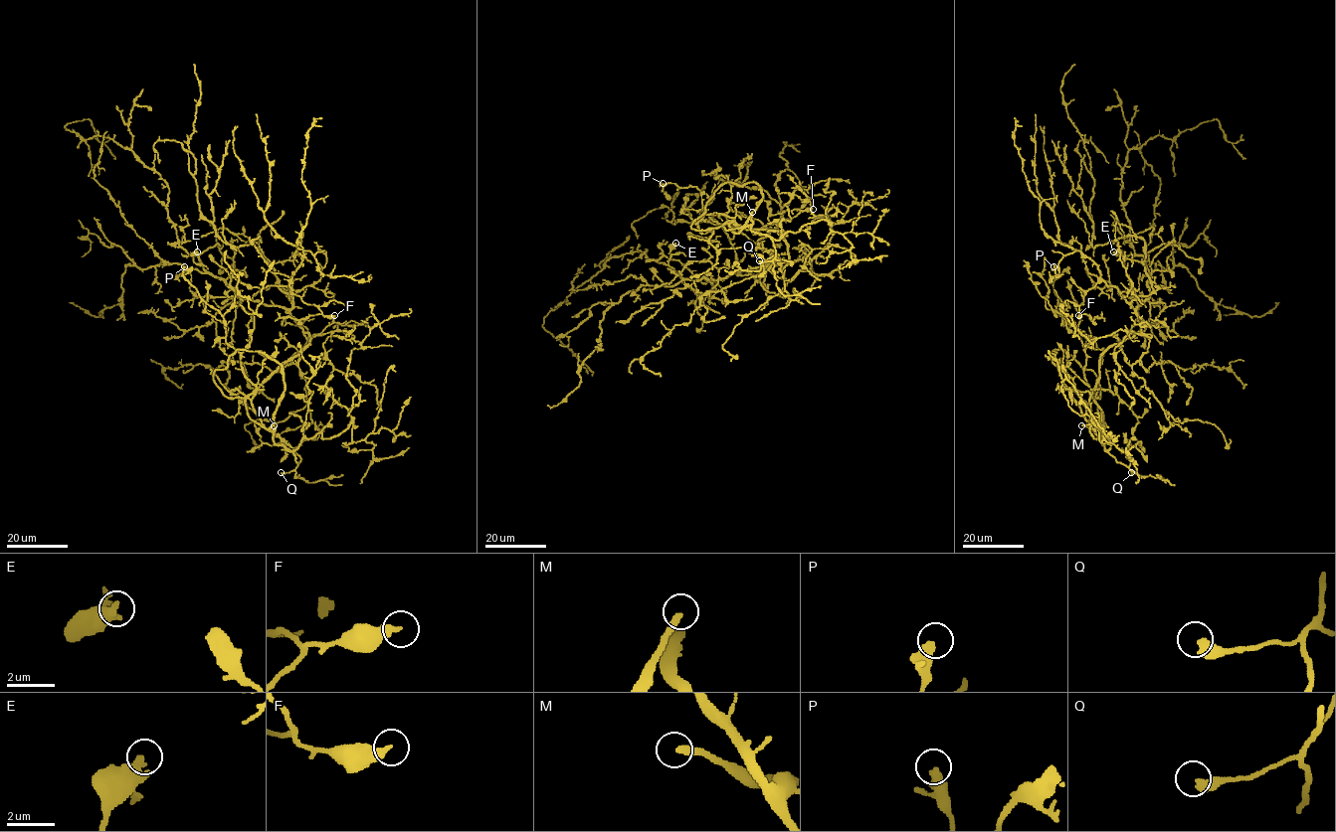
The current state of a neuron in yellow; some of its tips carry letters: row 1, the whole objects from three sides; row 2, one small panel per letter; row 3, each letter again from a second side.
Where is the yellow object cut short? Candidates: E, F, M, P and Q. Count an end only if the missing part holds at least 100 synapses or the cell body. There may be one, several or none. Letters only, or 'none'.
M

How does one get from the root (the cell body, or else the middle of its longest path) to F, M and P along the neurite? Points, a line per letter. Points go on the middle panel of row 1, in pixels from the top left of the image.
F: (761, 267), (771, 258), (769, 251), (757, 246), (769, 234), (768, 217), (785, 211), (813, 209)
M: (761, 267), (780, 270), (788, 249), (774, 231), (744, 229), (732, 222), (730, 229), (737, 233), (752, 212)
P: (761, 267), (778, 272), (788, 261), (777, 233), (703, 217), (695, 186), (663, 183)

